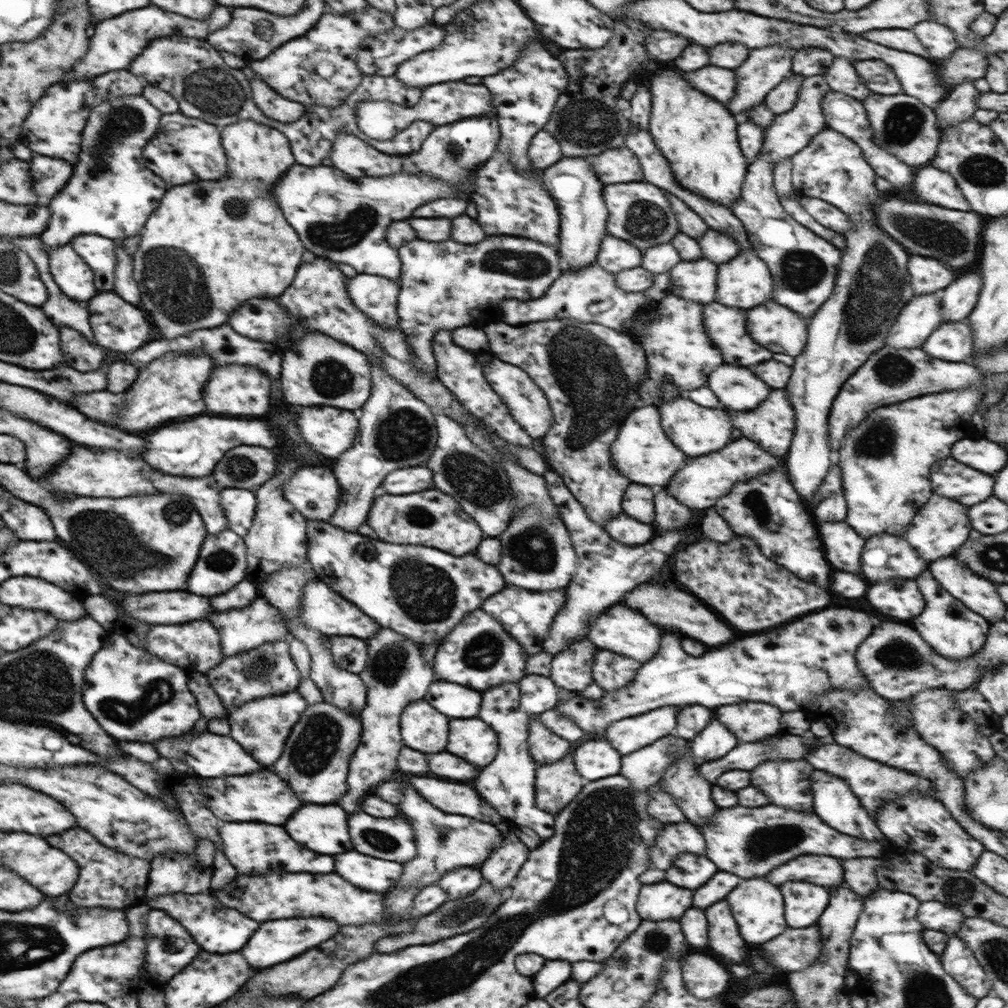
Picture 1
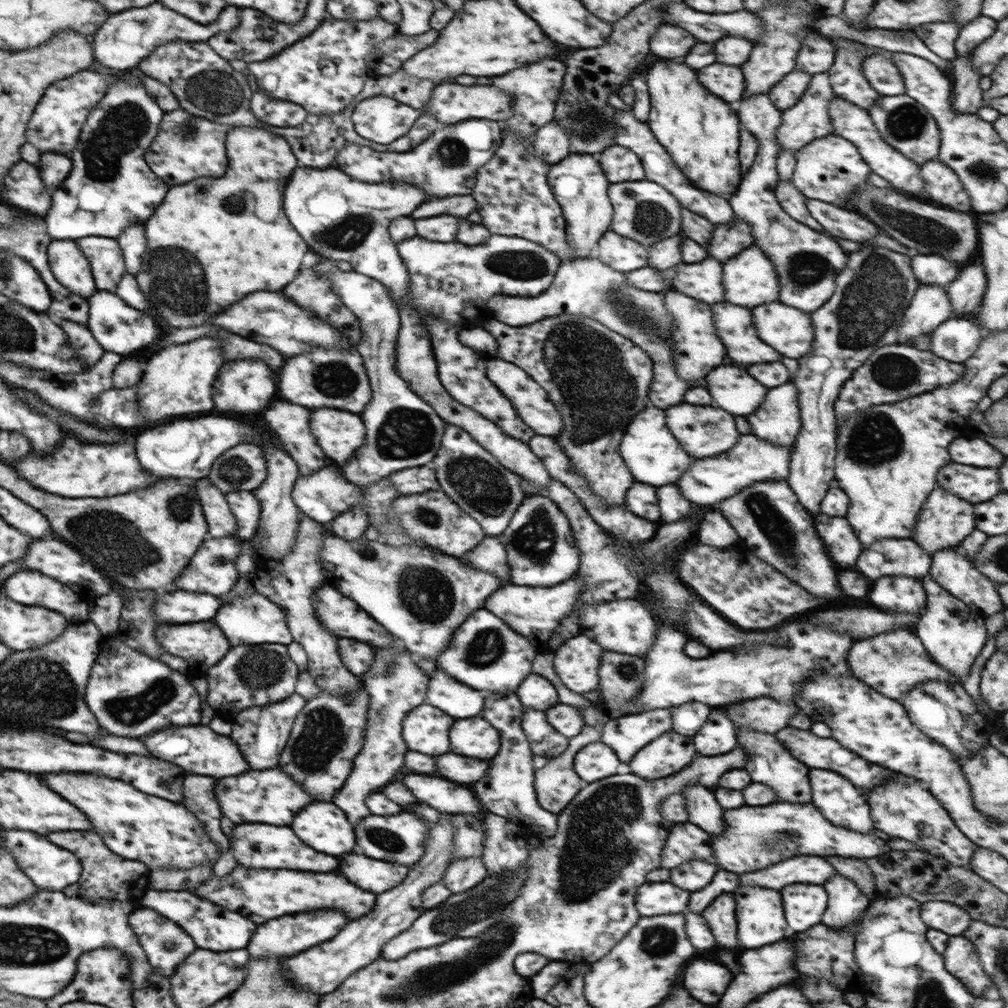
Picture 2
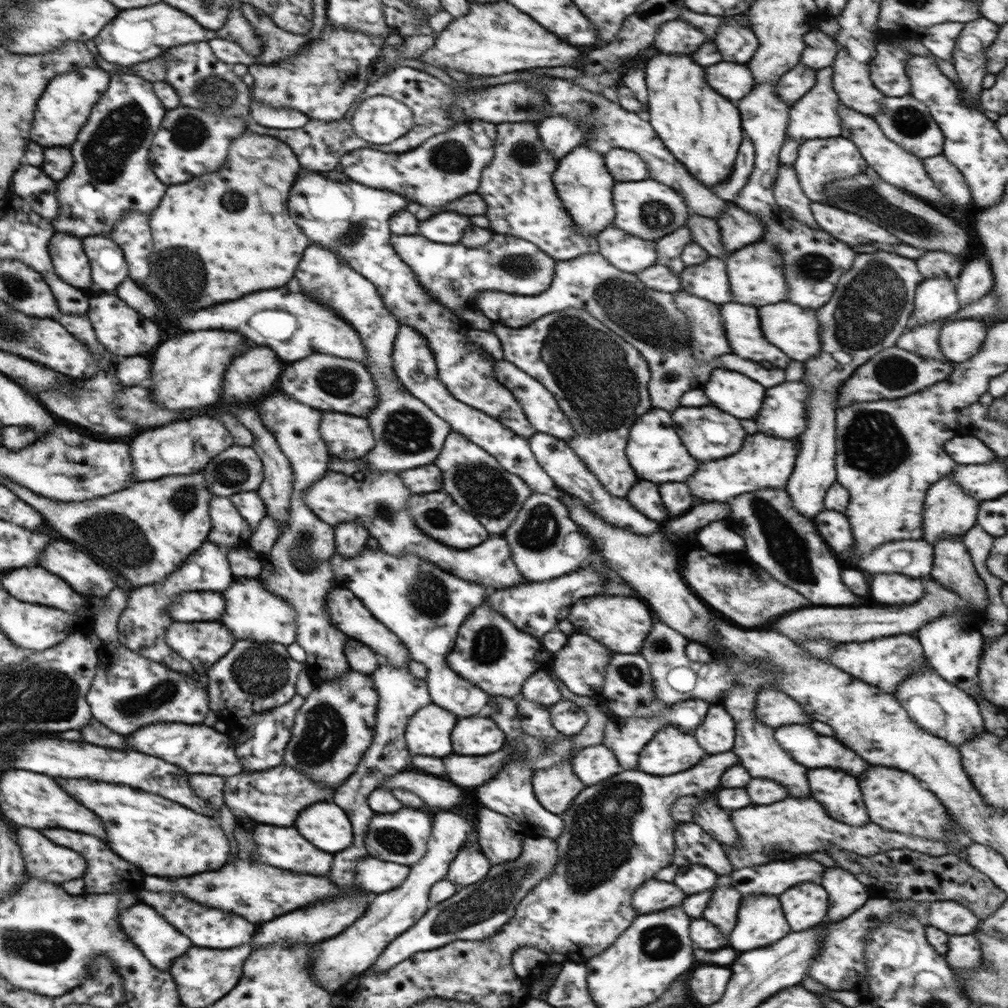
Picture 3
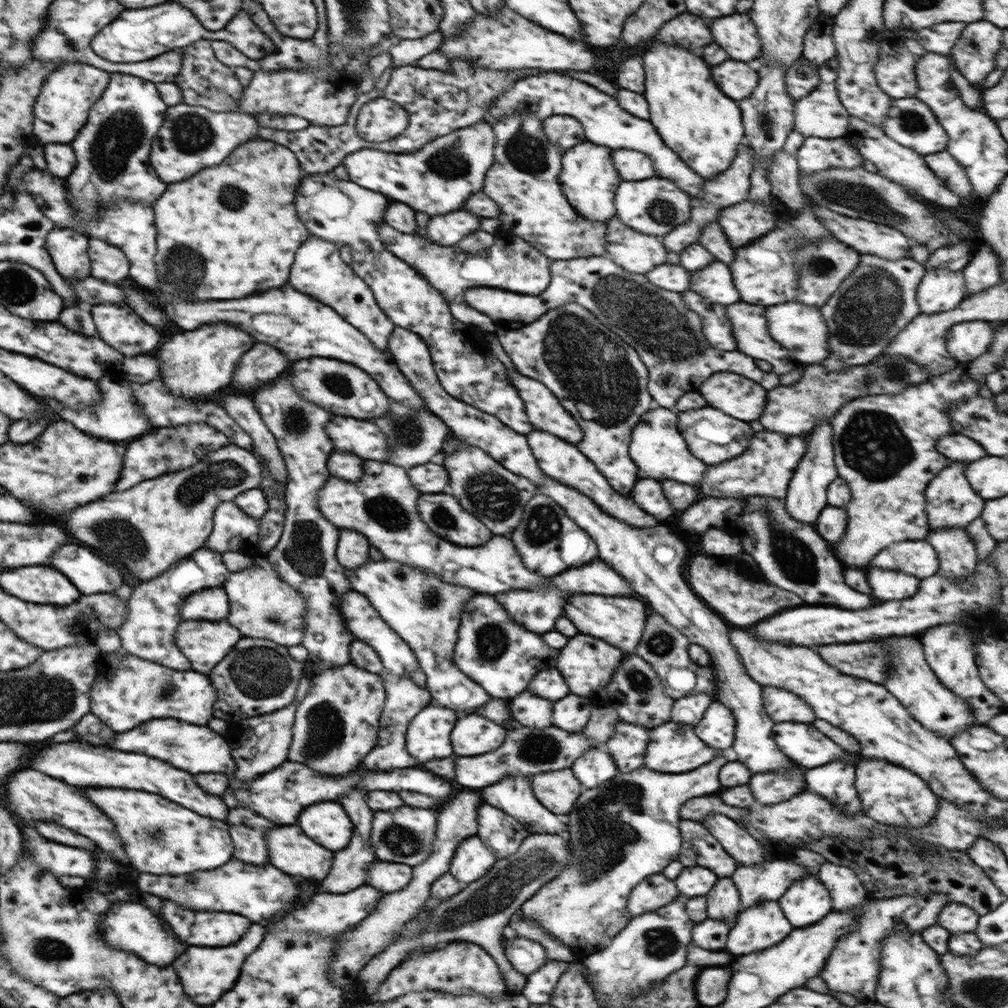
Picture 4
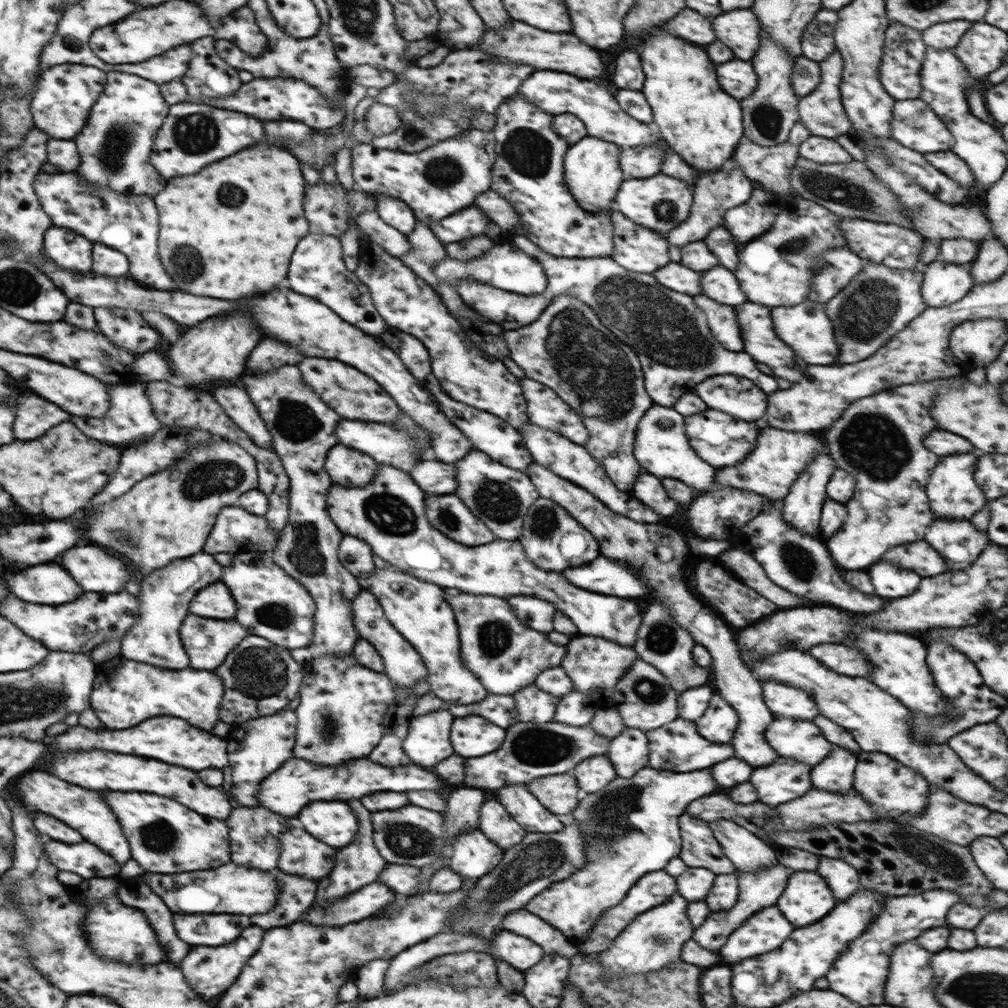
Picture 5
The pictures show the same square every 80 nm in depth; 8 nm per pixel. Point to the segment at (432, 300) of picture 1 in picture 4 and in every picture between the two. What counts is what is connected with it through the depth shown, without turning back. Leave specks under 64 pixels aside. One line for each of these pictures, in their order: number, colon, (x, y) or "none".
2: (450, 280)
3: (454, 275)
4: (510, 263)

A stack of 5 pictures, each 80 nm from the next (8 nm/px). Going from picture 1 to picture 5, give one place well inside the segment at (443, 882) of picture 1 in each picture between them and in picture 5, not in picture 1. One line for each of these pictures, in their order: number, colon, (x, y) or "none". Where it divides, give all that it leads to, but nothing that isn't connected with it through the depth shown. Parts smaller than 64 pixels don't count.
2: (460, 876)
3: (470, 865)
4: (472, 860)
5: (474, 855)

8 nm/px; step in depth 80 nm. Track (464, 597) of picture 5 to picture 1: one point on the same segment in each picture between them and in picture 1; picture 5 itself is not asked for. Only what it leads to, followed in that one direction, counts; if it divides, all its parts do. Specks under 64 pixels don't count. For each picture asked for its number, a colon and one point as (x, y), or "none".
1: (478, 653)
2: (485, 653)
3: (491, 653)
4: (502, 656)

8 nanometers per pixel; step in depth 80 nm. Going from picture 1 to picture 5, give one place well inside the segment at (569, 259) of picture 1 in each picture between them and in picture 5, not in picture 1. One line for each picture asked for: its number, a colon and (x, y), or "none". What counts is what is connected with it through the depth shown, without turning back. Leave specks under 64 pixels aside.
2: (578, 183)
3: (584, 185)
4: (588, 179)
5: (592, 172)

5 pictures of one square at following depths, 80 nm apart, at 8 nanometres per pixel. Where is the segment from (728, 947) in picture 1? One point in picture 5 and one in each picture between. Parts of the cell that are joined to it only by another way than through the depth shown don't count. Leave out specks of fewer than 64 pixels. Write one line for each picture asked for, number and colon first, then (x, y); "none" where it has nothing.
2: (721, 913)
3: (722, 910)
4: (723, 901)
5: (723, 895)

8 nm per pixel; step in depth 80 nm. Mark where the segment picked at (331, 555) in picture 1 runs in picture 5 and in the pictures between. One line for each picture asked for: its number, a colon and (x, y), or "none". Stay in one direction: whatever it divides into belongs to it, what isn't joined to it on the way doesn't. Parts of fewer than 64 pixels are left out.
2: (420, 596)
3: (424, 605)
4: (425, 611)
5: (419, 611)

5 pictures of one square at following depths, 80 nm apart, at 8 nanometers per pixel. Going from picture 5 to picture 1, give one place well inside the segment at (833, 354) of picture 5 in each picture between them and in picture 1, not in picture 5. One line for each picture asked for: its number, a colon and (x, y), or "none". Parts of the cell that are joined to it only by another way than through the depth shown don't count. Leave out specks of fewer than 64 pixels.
1: (778, 329)
2: (790, 332)
3: (795, 330)
4: (802, 329)

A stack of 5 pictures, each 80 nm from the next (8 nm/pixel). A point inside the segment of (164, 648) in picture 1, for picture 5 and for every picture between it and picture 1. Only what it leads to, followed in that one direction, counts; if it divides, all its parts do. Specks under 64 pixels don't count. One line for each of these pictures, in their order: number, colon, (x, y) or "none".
2: (202, 644)
3: (203, 643)
4: (205, 643)
5: (207, 642)

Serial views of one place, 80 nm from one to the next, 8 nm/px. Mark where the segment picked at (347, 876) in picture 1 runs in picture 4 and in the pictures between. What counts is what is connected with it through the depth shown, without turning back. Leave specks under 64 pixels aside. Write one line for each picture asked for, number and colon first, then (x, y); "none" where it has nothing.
2: (375, 876)
3: (374, 875)
4: (388, 877)

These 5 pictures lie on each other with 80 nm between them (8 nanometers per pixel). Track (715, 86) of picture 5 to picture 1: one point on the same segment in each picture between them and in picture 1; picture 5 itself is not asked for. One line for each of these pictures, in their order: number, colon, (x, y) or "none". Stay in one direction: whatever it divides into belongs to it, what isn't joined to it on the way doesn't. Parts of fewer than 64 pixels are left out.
1: (698, 136)
2: (700, 132)
3: (704, 131)
4: (704, 127)

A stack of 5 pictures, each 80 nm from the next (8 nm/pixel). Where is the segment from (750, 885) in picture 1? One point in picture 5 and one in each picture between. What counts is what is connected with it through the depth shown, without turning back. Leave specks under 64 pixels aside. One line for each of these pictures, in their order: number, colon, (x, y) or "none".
2: (760, 919)
3: (760, 921)
4: (763, 925)
5: (765, 931)

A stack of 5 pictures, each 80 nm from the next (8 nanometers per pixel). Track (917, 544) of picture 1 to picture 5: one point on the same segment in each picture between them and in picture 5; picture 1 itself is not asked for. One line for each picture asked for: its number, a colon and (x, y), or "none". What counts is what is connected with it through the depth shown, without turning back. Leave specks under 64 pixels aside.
2: (945, 520)
3: (948, 511)
4: (951, 502)
5: (953, 494)

